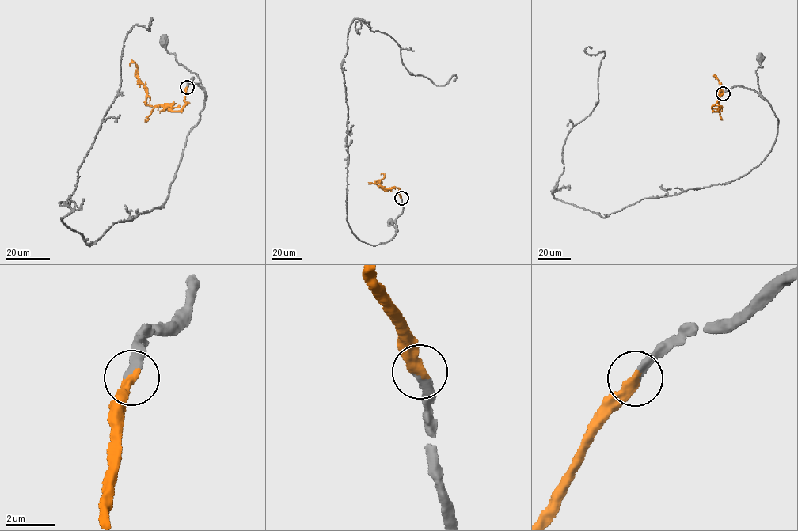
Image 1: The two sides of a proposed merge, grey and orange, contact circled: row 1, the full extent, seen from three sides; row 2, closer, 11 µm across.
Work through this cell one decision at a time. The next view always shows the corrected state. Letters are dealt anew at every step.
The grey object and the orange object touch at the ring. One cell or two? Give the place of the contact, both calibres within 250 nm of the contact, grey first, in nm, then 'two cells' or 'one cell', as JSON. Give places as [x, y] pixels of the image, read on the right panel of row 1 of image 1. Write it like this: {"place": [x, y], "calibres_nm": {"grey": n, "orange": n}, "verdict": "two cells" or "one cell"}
{"place": [723, 93], "calibres_nm": {"grey": 360, "orange": 420}, "verdict": "one cell"}

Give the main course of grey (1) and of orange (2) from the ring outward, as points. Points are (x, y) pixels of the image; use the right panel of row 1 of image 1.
1: (723, 93), (742, 85), (761, 95), (756, 70), (762, 67), (760, 59)
2: (723, 93), (713, 105), (714, 111), (718, 111), (722, 108), (719, 105), (721, 85), (716, 79)

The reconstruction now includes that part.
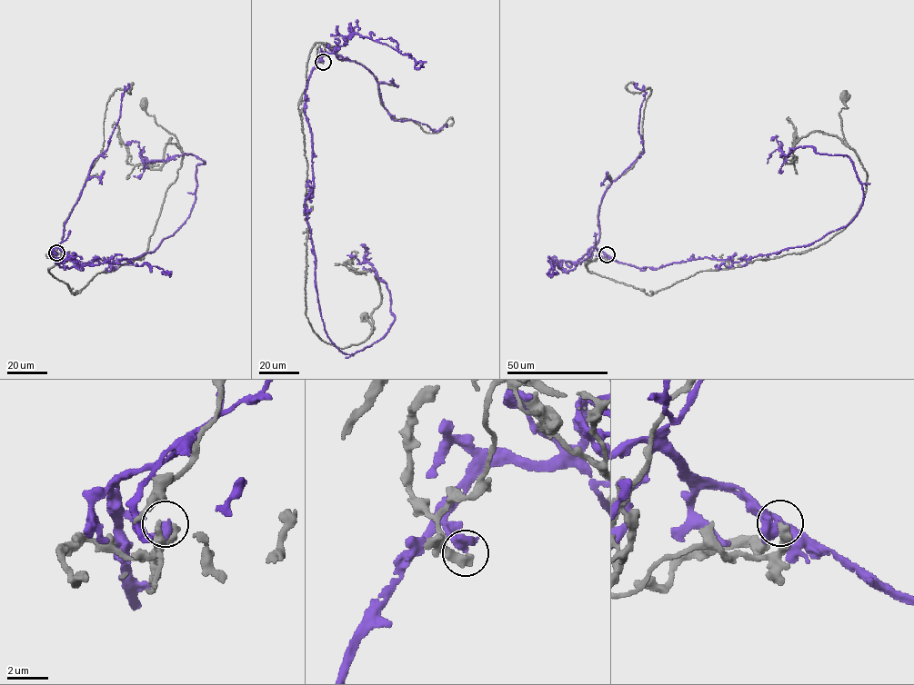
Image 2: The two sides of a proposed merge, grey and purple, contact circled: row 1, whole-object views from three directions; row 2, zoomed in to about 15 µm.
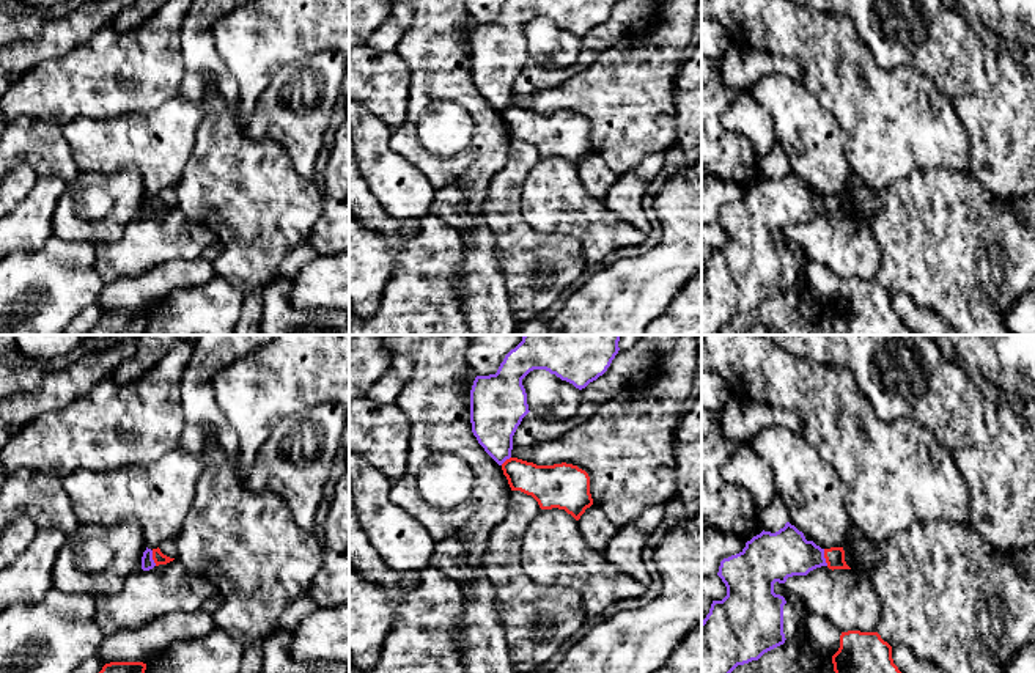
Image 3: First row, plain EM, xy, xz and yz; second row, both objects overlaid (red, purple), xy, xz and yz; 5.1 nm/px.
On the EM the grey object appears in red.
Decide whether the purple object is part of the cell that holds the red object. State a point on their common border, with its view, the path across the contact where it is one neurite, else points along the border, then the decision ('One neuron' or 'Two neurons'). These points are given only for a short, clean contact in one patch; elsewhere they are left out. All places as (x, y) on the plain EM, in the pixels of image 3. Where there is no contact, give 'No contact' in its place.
Touches red at yz (825, 205). Boundary: yz (823, 197), (828, 213). Two neurons

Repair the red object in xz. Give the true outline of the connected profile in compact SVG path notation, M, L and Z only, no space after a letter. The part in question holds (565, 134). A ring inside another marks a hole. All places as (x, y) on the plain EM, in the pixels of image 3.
M518 105L502 112L511 138L532 143L541 157L565 157L576 168L593 153L590 124L573 112L536 113Z

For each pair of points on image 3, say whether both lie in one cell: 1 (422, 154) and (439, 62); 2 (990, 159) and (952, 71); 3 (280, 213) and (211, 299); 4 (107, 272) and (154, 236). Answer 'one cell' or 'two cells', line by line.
1: one cell
2: one cell
3: two cells
4: one cell

